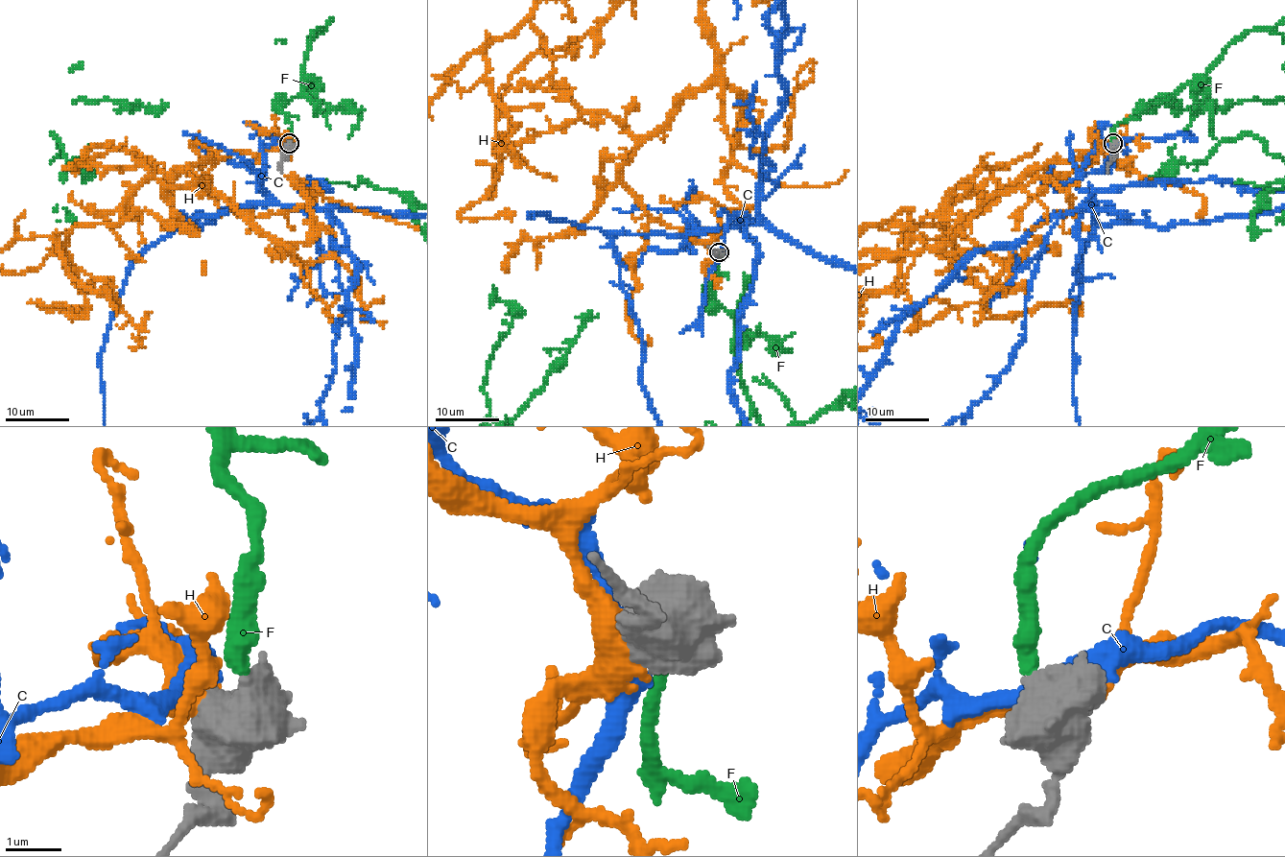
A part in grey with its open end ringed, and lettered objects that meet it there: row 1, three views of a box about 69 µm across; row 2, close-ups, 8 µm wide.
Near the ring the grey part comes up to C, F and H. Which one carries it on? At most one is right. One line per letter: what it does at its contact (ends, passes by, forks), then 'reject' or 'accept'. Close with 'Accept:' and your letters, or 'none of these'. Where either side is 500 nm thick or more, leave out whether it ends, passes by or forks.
C: reject
F: accept
H: reject
Accept: F

